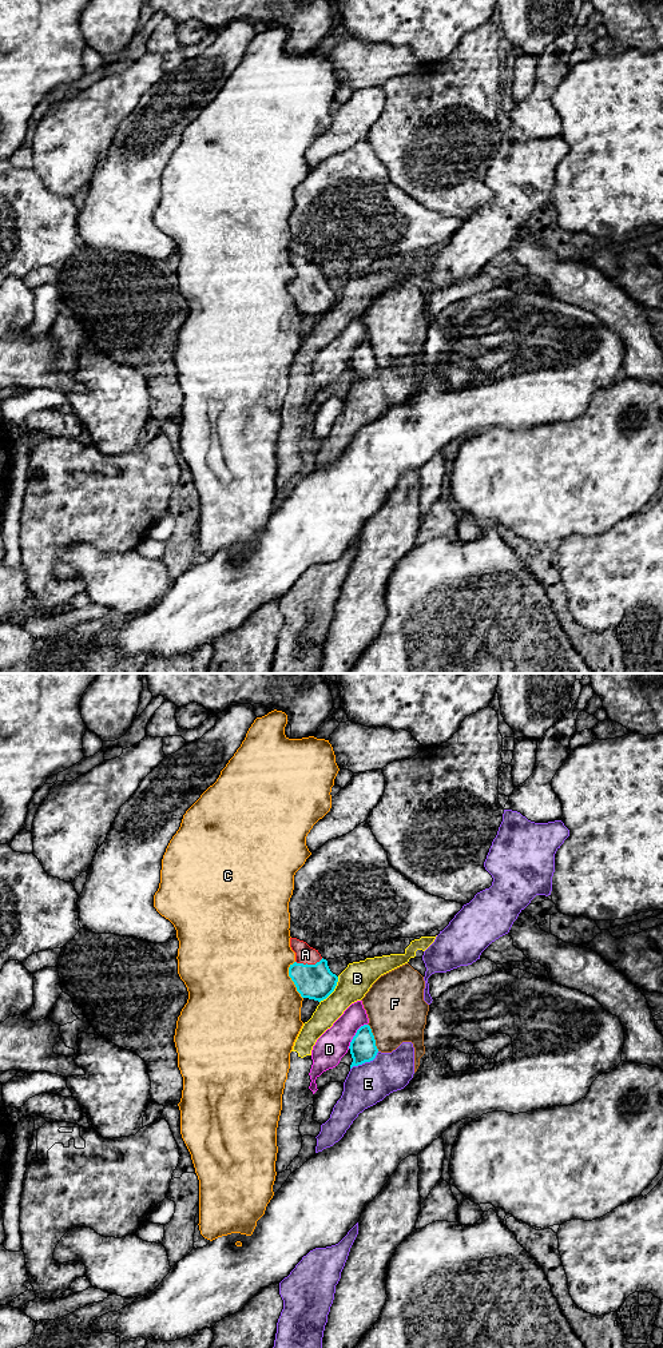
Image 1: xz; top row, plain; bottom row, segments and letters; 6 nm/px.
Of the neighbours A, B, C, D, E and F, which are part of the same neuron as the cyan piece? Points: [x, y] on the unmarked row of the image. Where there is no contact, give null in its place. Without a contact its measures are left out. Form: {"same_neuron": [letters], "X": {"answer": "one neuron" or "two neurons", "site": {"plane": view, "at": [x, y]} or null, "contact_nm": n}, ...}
{"same_neuron": ["A"], "A": {"answer": "one neuron", "site": {"plane": "xz", "at": [309, 281]}, "contact_nm": 170}, "B": {"answer": "two neurons", "site": {"plane": "xz", "at": [333, 306]}, "contact_nm": 200}, "C": {"answer": "two neurons", "site": {"plane": "xz", "at": [292, 295]}, "contact_nm": 240}, "D": {"answer": "two neurons", "site": {"plane": "xz", "at": [356, 350]}, "contact_nm": 190}, "E": {"answer": "two neurons", "site": {"plane": "xz", "at": [365, 377]}, "contact_nm": 200}, "F": {"answer": "two neurons", "site": {"plane": "xz", "at": [373, 353]}, "contact_nm": 180}}

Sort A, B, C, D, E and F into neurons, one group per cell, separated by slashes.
A / B / C / D / E / F

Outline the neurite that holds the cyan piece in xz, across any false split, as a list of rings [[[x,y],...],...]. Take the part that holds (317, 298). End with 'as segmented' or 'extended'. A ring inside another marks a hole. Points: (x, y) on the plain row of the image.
[[[290,254],[290,263],[295,269],[295,278],[289,283],[289,293],[302,314],[326,315],[336,305],[338,293],[327,282],[327,277],[318,266],[306,258]]]; extended

